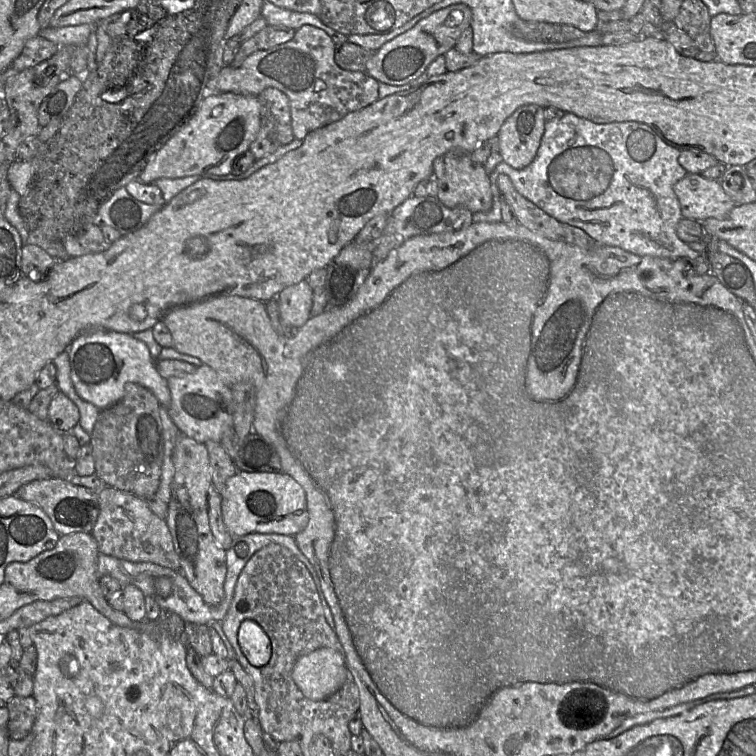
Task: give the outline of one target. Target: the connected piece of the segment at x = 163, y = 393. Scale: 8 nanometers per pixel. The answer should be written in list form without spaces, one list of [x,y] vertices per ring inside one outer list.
[[[106,329],[91,333],[80,333],[67,348],[70,362],[70,377],[78,395],[100,410],[120,401],[129,382],[149,389],[159,403],[168,408],[171,394],[167,379],[157,371],[156,360],[151,357],[148,347],[131,334]]]

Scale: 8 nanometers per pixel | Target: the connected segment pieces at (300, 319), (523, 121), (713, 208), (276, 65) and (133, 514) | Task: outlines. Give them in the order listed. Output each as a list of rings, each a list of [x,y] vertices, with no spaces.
[[[304,279],[284,288],[278,294],[278,303],[283,322],[299,328],[311,317],[313,289]]]
[[[523,105],[503,123],[498,135],[503,161],[524,169],[535,159],[545,131],[545,108]]]
[[[687,173],[673,189],[684,218],[725,218],[735,206],[718,180],[706,179],[701,174]]]
[[[303,25],[290,41],[254,52],[240,67],[223,66],[215,77],[208,80],[206,88],[210,93],[233,92],[252,96],[268,87],[277,88],[289,98],[294,138],[304,140],[311,131],[379,99],[379,82],[365,72],[341,69],[334,61],[334,51],[335,44],[324,31]]]
[[[108,486],[95,492],[99,515],[91,534],[97,542],[99,553],[131,562],[151,562],[181,571],[166,519],[154,514],[144,499],[130,493]]]

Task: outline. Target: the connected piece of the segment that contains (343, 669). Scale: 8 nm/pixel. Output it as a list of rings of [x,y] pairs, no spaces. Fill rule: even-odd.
[[[323,647],[300,657],[292,678],[305,697],[320,701],[337,692],[350,673],[343,652]]]

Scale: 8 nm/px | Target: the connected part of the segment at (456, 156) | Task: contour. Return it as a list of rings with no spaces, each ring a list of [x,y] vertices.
[[[450,151],[433,163],[433,178],[438,183],[438,199],[447,207],[464,207],[472,213],[490,211],[493,205],[491,182],[484,165],[476,164],[471,153]]]

